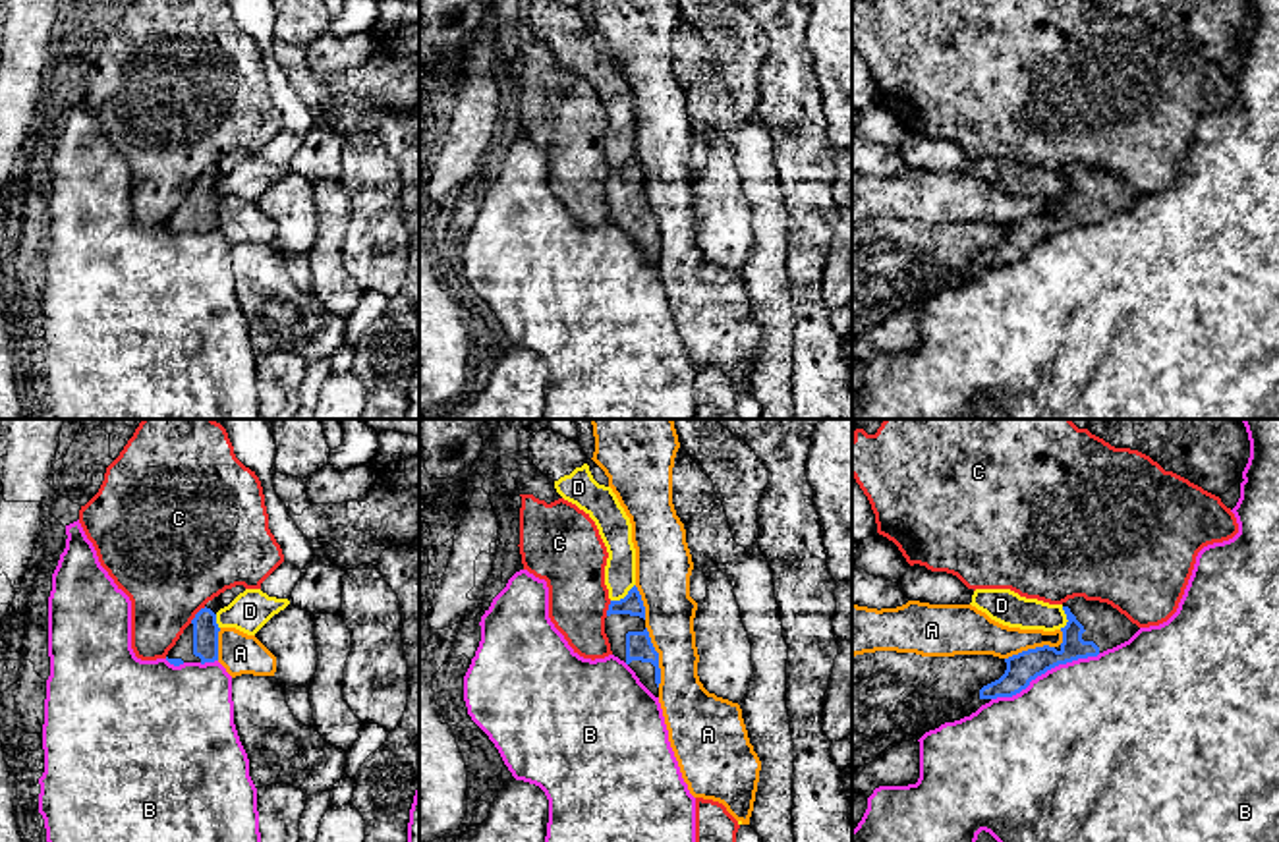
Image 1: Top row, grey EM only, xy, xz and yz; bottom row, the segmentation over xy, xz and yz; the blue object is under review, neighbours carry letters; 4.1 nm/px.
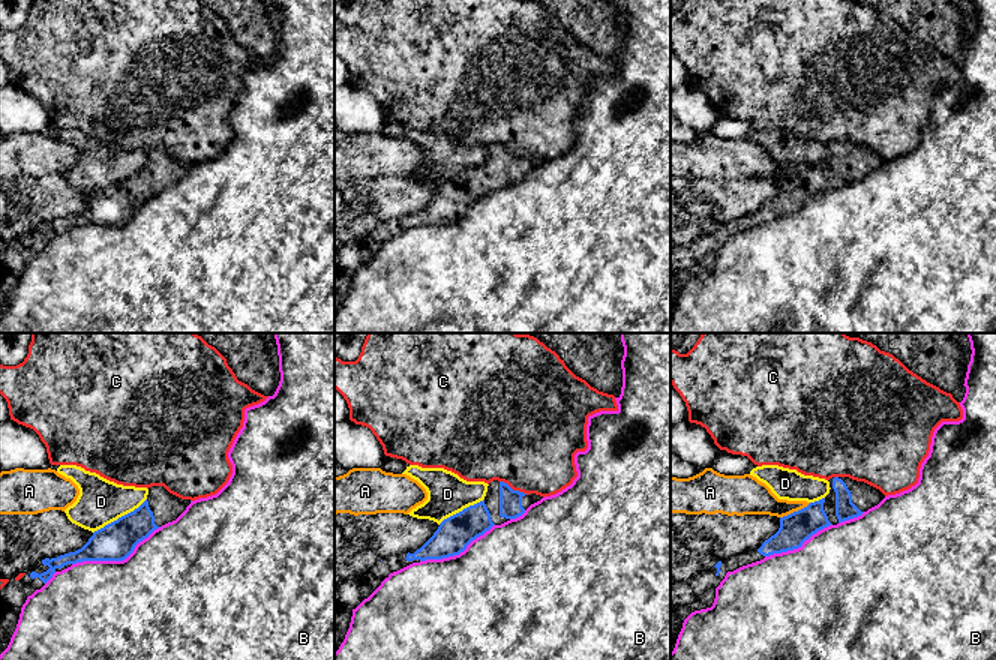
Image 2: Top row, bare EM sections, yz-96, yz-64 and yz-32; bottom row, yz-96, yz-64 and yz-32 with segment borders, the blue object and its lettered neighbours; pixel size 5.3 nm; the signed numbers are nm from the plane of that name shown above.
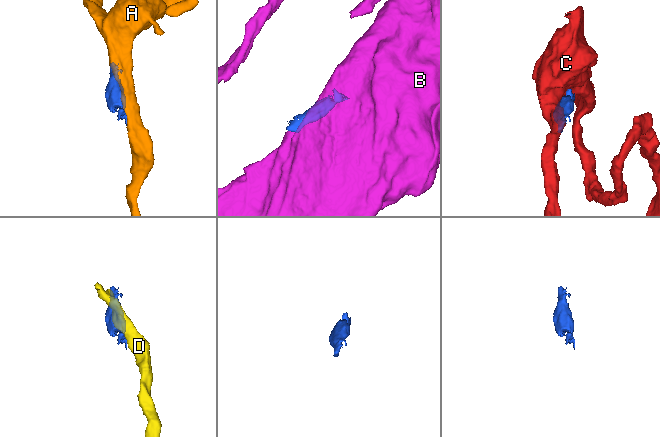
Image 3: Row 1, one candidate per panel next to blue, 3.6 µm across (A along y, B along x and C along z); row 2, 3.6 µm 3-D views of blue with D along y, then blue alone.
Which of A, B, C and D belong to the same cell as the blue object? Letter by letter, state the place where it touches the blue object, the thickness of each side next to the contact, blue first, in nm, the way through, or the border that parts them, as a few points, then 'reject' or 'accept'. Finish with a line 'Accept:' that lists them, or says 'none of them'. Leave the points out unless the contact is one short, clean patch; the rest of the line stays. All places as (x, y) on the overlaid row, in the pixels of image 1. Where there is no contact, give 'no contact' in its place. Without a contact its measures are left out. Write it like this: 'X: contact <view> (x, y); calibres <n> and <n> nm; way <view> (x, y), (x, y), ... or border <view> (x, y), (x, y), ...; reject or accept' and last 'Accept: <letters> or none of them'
A: contact xz (657, 657); calibres 110 and 220 nm; border xz (646, 626), (657, 653), (659, 686); reject
B: contact yz (1046, 671); calibres 130 and 500 nm; reject
C: contact xy (196, 615); calibres 110 and 460 nm; reject
D: contact xz (625, 597); calibres 90 and 130 nm; reject
Accept: none of them

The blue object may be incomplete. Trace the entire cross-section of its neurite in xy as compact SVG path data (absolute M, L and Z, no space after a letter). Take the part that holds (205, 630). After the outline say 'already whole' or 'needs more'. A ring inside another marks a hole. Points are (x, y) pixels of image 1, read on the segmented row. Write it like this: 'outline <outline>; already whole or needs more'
outline M236 585L209 601L184 630L176 645L168 651L166 660L174 666L184 662L205 664L218 660L220 628L216 624L216 612L228 606L243 591L243 585Z; needs more

